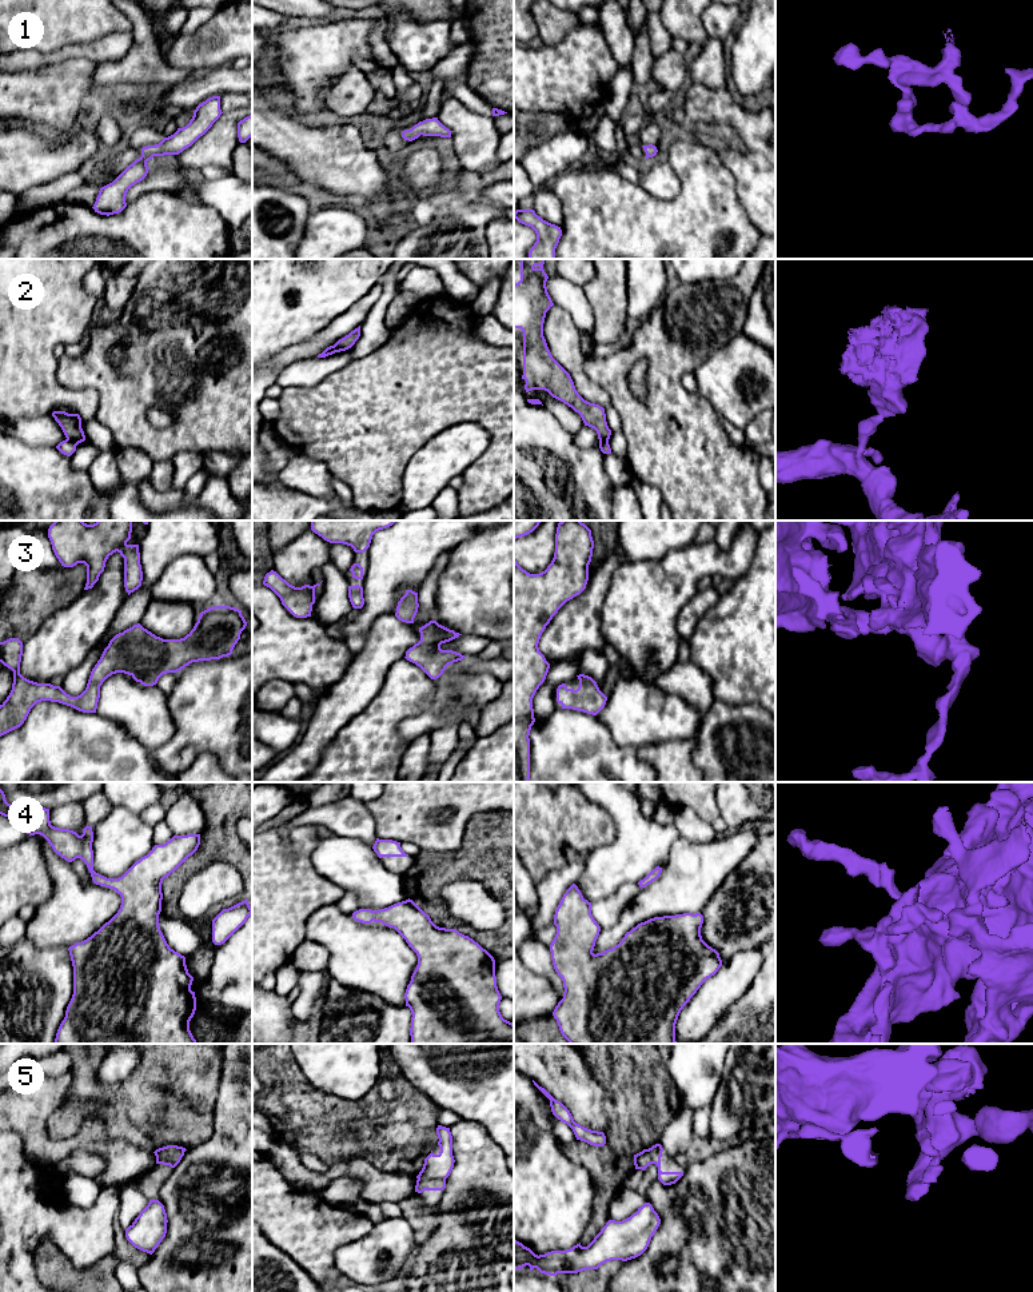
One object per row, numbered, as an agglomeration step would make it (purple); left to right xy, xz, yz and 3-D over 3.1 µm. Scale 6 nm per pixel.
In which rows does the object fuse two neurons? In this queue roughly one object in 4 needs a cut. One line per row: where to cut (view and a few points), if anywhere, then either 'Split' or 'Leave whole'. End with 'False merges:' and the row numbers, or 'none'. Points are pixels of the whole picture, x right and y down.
1: No split. Leave whole
2: Split along xy (67, 438), (76, 445). Split
3: No split. Leave whole
4: No split. Leave whole
5: Split along xz (445, 1179), (418, 1180). Split
False merges: 2, 5

